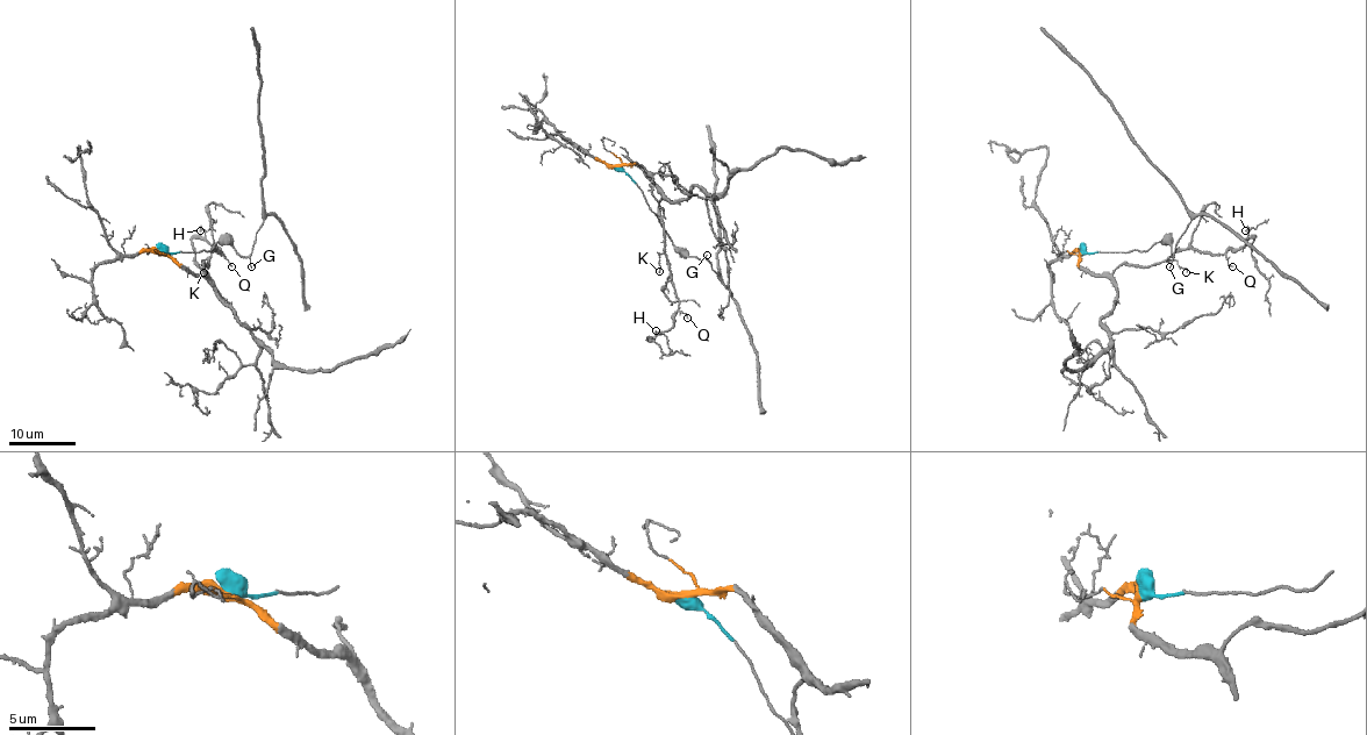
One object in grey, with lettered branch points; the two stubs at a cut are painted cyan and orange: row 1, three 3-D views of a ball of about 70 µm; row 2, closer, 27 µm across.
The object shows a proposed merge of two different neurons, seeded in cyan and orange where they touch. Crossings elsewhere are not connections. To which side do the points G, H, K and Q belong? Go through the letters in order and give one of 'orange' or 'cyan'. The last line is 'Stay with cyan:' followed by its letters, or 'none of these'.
G: cyan
H: orange
K: orange
Q: orange
Stay with cyan: G

